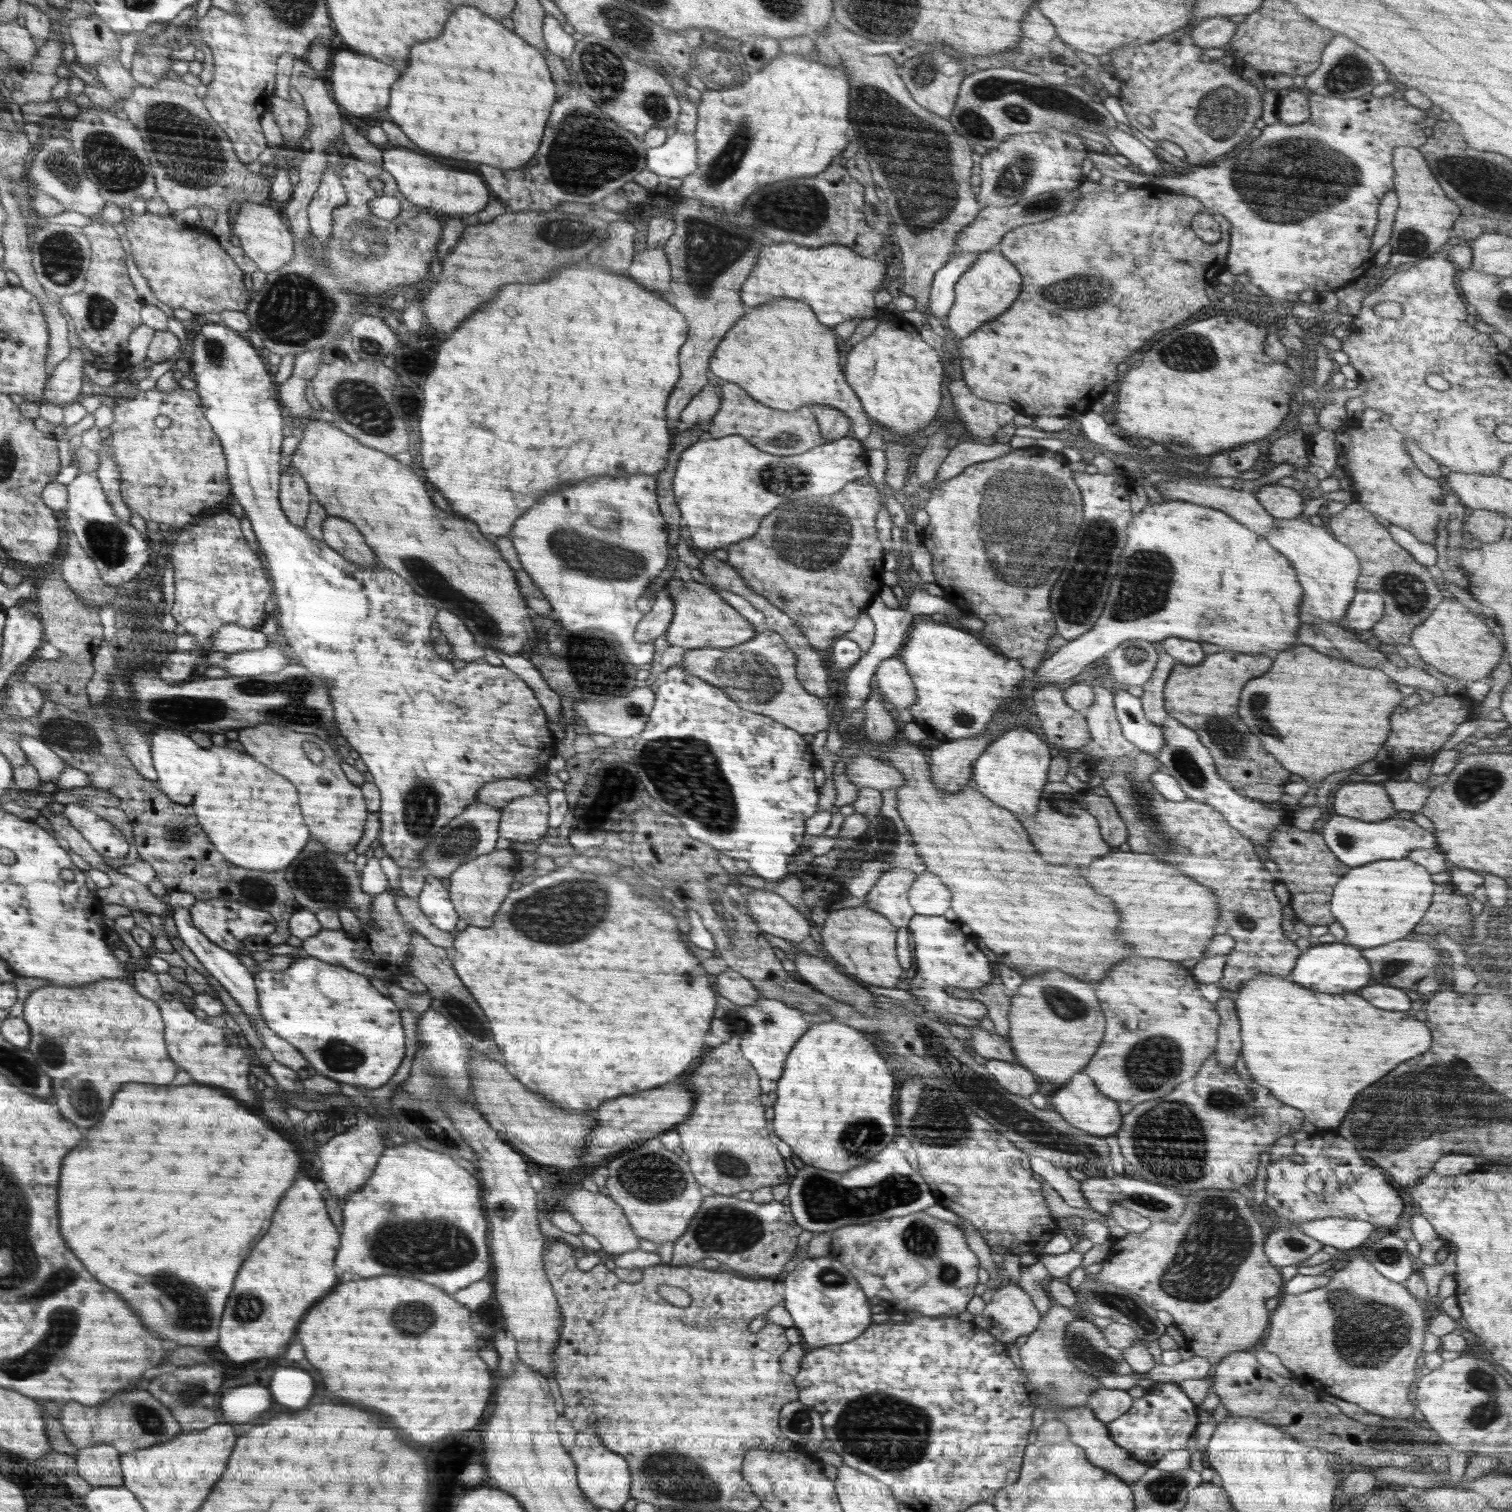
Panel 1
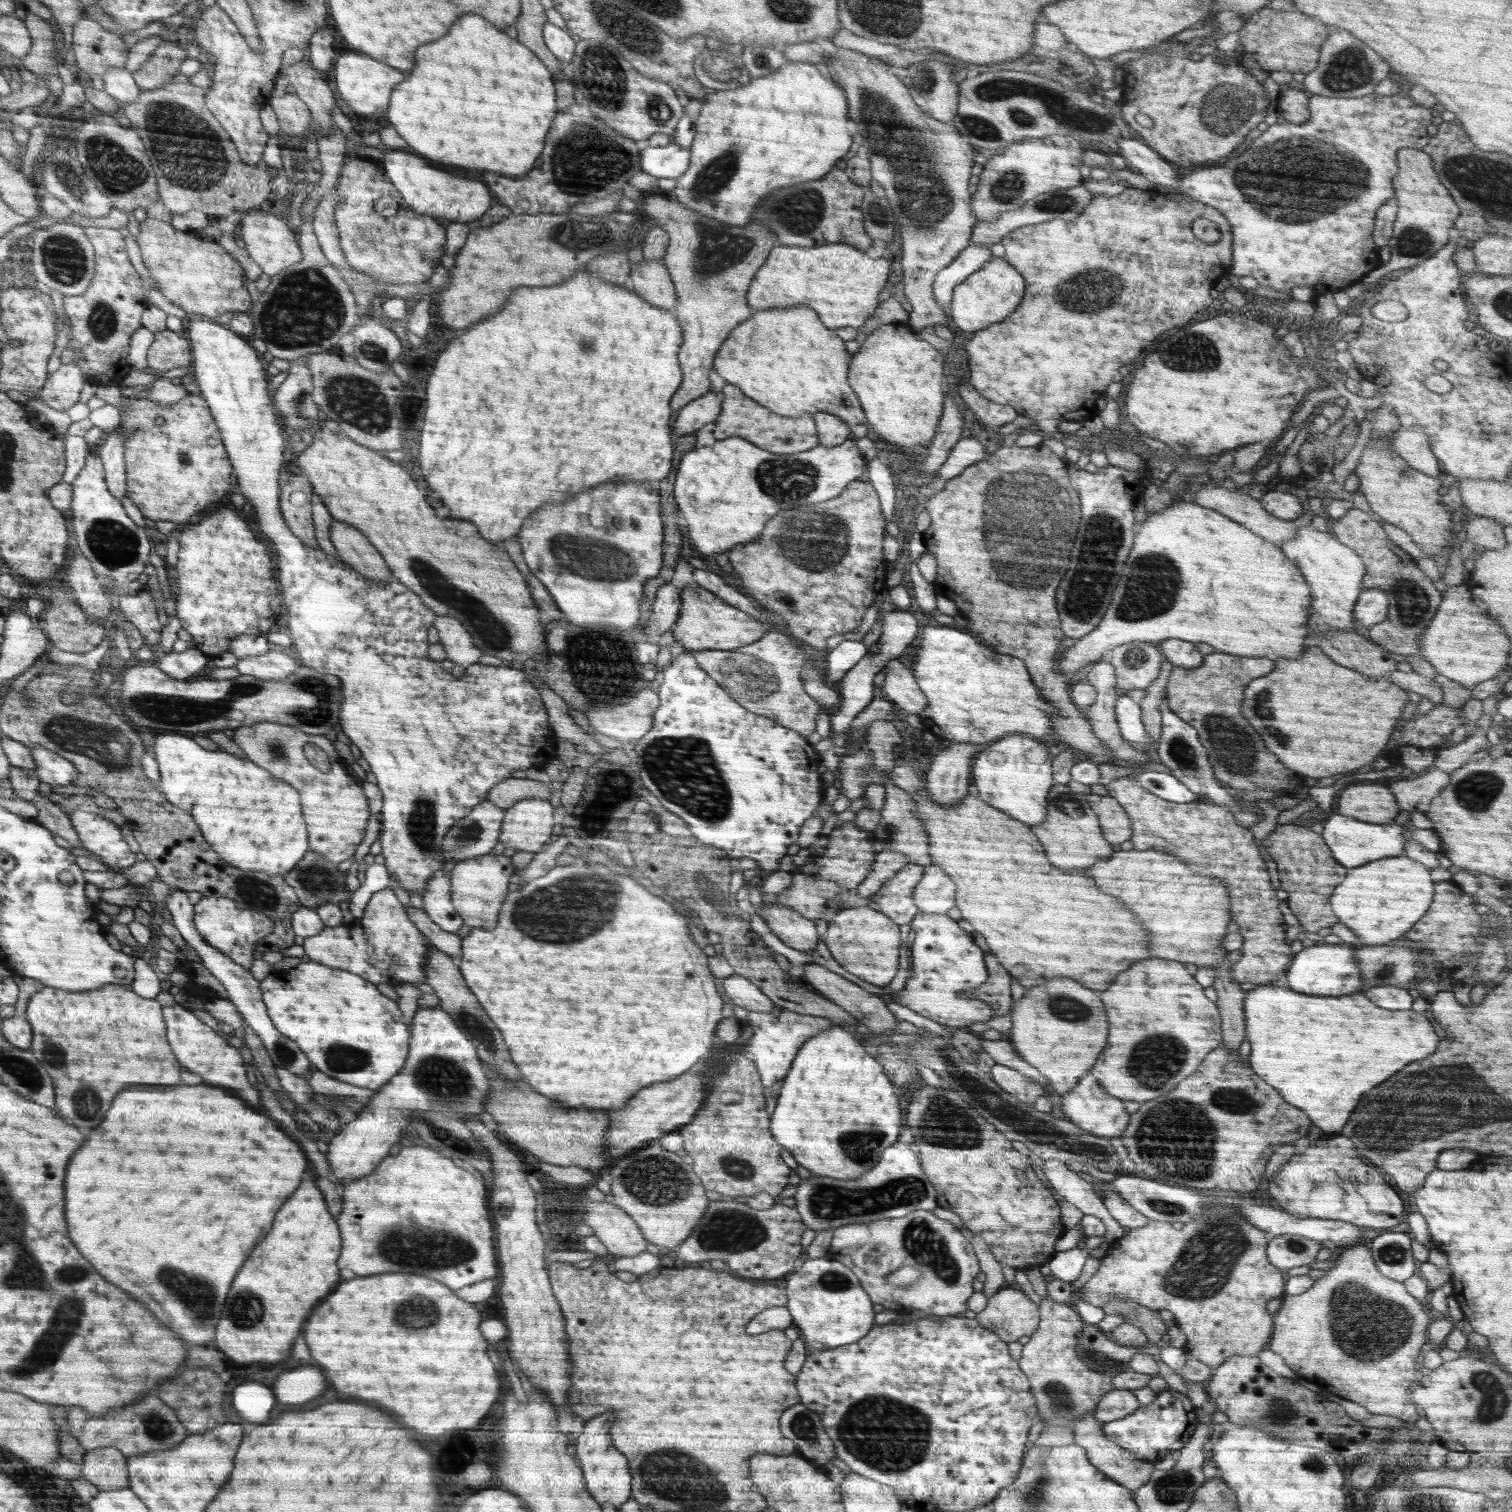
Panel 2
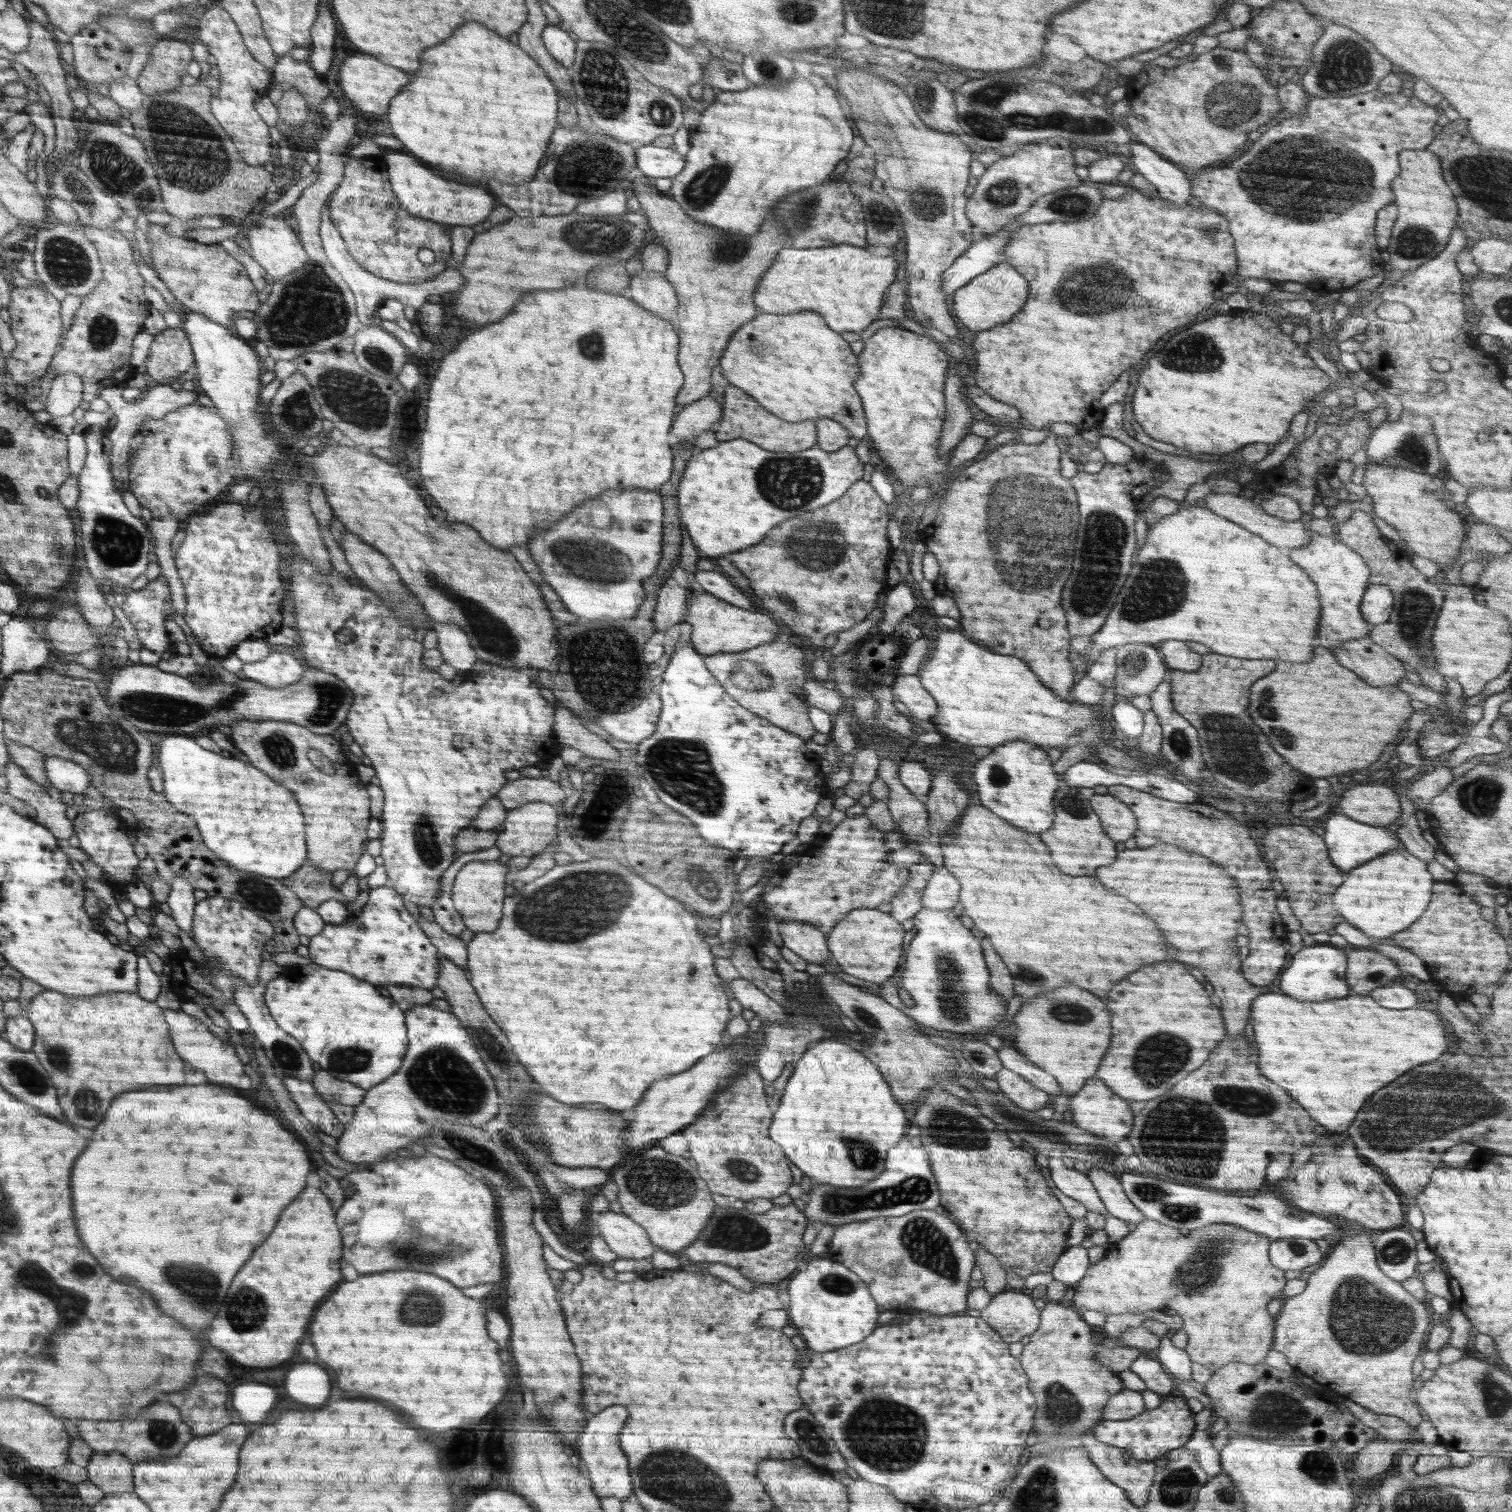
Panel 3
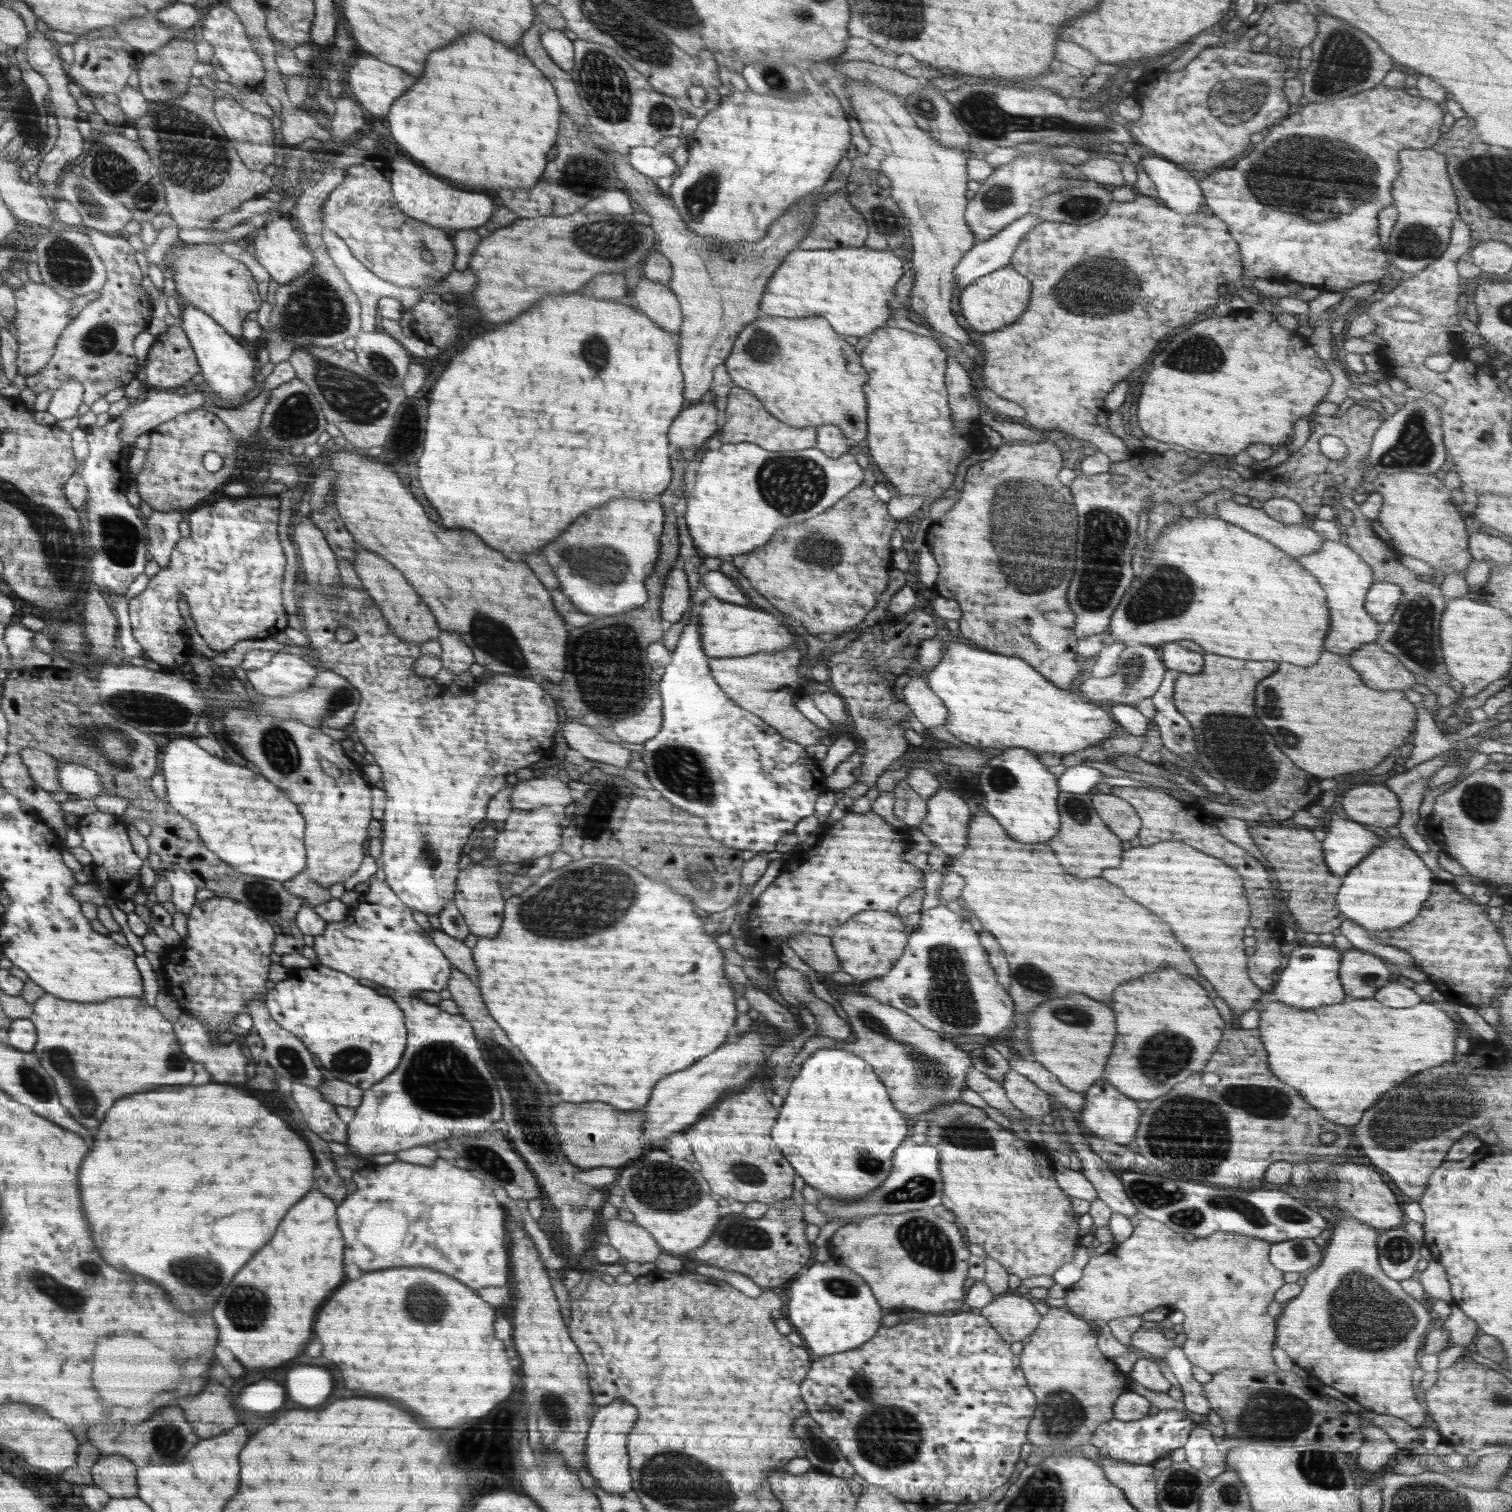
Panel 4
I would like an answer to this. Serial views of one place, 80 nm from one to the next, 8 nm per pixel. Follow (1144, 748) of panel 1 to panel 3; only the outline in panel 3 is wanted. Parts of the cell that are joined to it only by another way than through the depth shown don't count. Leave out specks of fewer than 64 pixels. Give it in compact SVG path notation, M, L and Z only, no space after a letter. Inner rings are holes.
M1131 701L1115 703L1110 713L1117 735L1124 741L1137 739L1143 733L1143 712L1132 705Z

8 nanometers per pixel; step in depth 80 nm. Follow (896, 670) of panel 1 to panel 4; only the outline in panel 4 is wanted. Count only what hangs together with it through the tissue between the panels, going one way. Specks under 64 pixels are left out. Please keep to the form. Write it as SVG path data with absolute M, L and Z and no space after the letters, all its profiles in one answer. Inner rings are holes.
M911 677L902 694L902 699L911 708L911 712L927 730L932 726L942 726L946 722L947 708L924 678Z

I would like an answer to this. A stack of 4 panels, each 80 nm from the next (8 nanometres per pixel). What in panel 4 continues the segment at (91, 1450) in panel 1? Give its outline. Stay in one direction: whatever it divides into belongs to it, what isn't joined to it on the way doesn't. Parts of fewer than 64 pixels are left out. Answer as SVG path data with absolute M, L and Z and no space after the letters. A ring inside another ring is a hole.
M118 1454L101 1456L94 1466L91 1466L93 1484L107 1492L111 1498L132 1498L139 1492L138 1467L131 1459L124 1458Z

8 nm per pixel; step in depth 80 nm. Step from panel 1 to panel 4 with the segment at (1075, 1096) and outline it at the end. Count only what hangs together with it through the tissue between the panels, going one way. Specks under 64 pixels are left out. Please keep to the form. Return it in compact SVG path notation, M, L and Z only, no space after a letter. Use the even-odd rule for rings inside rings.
M1104 1077L1099 1078L1088 1092L1084 1092L1085 1099L1081 1110L1082 1120L1079 1123L1083 1128L1089 1128L1092 1134L1100 1138L1106 1138L1110 1142L1118 1142L1125 1145L1136 1138L1138 1122L1140 1122L1143 1110L1138 1107L1138 1101L1118 1092L1109 1082L1104 1082Z

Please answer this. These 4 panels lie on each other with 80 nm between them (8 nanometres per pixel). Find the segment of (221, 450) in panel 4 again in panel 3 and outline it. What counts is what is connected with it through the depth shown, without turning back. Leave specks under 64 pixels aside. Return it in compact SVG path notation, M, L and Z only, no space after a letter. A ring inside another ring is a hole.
M202 401L173 410L160 420L147 418L142 423L139 433L144 440L142 444L133 444L136 453L130 460L128 490L154 518L173 516L183 520L216 498L226 486L246 480L240 464L232 458L235 444L226 423ZM208 456L216 458L214 465L208 463Z

